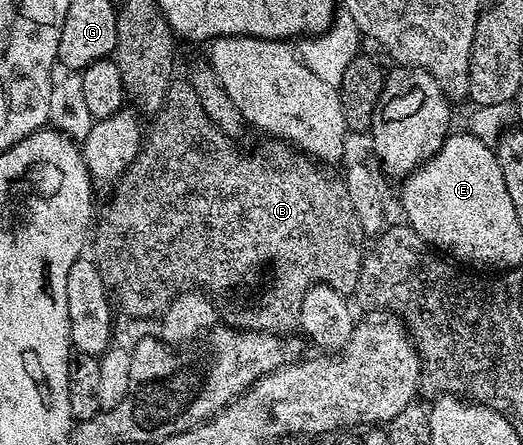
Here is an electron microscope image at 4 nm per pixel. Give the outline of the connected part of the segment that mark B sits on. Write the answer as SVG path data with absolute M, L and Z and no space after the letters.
M174 83L174 84L172 84L172 85L170 85L170 87L169 87L169 94L168 94L168 95L167 95L167 96L165 96L165 107L164 107L164 109L162 109L162 110L161 110L161 112L160 112L160 113L158 113L158 114L156 114L156 117L155 117L155 120L154 120L154 121L157 121L157 122L155 122L155 123L154 123L154 125L153 125L153 130L151 130L151 131L150 131L150 133L149 133L149 130L148 130L148 133L147 133L147 136L146 136L146 137L145 137L145 138L144 138L144 141L143 141L143 144L142 144L142 146L141 146L141 150L140 150L140 151L139 151L139 152L137 152L137 158L135 158L135 160L134 160L134 161L133 161L133 162L132 162L132 163L131 163L131 164L130 164L130 165L129 165L129 166L128 166L128 167L127 167L127 171L126 171L126 172L125 172L125 173L124 173L124 174L123 174L123 175L122 175L122 177L121 177L121 178L119 178L119 180L117 180L117 183L116 183L116 185L114 185L114 186L112 186L112 189L111 189L111 193L113 193L113 198L111 198L111 199L110 199L110 201L109 201L109 206L107 206L107 207L106 207L106 209L105 209L105 210L103 210L103 211L102 211L102 213L101 213L101 210L100 210L100 213L99 213L99 216L98 216L98 217L97 217L97 218L96 218L96 221L95 221L95 233L96 233L96 229L97 229L97 254L95 254L95 260L96 260L96 262L97 262L97 266L99 266L99 268L101 268L101 273L102 273L102 274L103 274L103 276L104 276L104 277L105 277L105 283L106 283L106 285L108 285L108 286L109 286L109 288L110 288L110 290L111 290L111 293L112 293L112 296L113 296L113 297L114 297L114 298L115 298L115 301L116 301L116 304L117 304L117 305L118 305L118 306L119 306L119 309L120 309L120 305L119 305L119 304L121 304L121 309L122 309L122 311L123 311L123 312L125 312L125 313L126 313L126 315L127 315L127 316L129 316L129 317L153 317L153 316L155 316L155 317L154 317L154 318L156 318L156 317L157 317L157 316L158 316L158 315L161 315L161 314L164 314L164 312L165 312L165 309L166 309L166 307L168 307L168 306L169 306L169 305L170 305L170 304L171 304L171 302L172 302L172 301L173 301L173 298L174 298L174 297L176 297L176 295L177 295L177 294L179 294L179 293L181 293L181 292L182 292L182 290L184 290L184 289L185 289L185 288L186 288L186 287L196 287L196 288L197 288L197 289L198 289L198 290L201 290L201 291L204 291L204 292L205 292L205 293L206 293L206 294L209 294L209 295L212 295L212 296L213 296L213 297L214 297L214 298L215 298L215 301L216 301L216 304L217 304L217 305L218 305L218 306L219 306L219 309L220 309L220 312L221 312L221 313L222 313L222 314L224 314L224 312L225 312L225 313L226 313L226 315L227 315L227 316L229 316L229 317L233 317L233 321L232 321L232 320L231 320L231 325L232 325L232 328L235 328L235 329L244 329L244 330L246 330L246 331L256 331L256 332L259 332L259 333L275 333L275 334L278 334L278 335L286 335L286 334L285 334L285 333L289 333L289 332L291 332L291 331L292 331L292 329L293 329L293 328L294 328L294 329L295 329L295 330L296 330L296 329L297 329L297 328L298 328L298 326L300 326L300 323L301 323L301 321L300 321L300 308L301 308L301 307L302 307L302 306L303 306L303 299L304 299L304 296L305 296L305 295L307 295L307 293L308 293L308 291L309 291L309 289L310 289L310 288L312 288L312 287L313 287L313 286L314 286L314 285L316 285L316 284L318 284L318 283L320 283L320 284L322 284L322 285L326 285L326 286L329 286L329 287L331 287L331 288L334 288L334 289L335 289L335 291L337 291L337 292L339 292L339 293L341 293L341 294L344 294L344 295L349 295L349 294L352 294L352 293L353 293L353 292L354 292L354 290L356 290L356 288L357 288L357 284L358 284L358 283L359 283L359 275L360 275L360 274L361 274L361 264L362 264L362 263L363 263L363 262L365 262L365 254L366 254L366 252L367 252L367 238L366 238L366 235L365 235L365 232L364 232L364 231L363 231L363 227L359 227L359 219L358 219L358 217L357 217L357 216L355 216L355 207L354 207L354 206L353 206L353 205L352 205L352 203L351 203L351 195L347 195L347 187L346 187L346 186L345 186L345 183L344 183L344 180L342 180L342 178L341 178L341 177L340 177L340 176L337 176L337 177L328 177L328 175L327 175L327 174L325 174L325 173L324 173L324 171L323 171L323 170L321 170L321 169L324 169L324 168L322 168L322 166L321 166L321 165L320 165L320 164L318 164L318 162L317 162L317 161L316 161L316 160L313 160L313 159L310 159L310 158L309 158L309 157L308 157L308 156L306 156L306 154L304 154L304 153L302 153L302 152L300 152L300 151L289 151L289 152L293 152L293 153L285 153L285 154L283 154L283 155L282 155L282 157L248 157L248 155L247 155L247 154L245 154L245 153L240 153L240 151L239 151L239 150L237 150L237 149L236 149L236 147L235 147L235 146L233 146L233 145L236 145L236 144L235 144L235 141L234 141L234 138L231 138L231 137L228 137L228 136L227 136L227 135L223 135L223 131L219 131L219 127L215 127L215 123L211 123L211 119L207 119L207 111L203 111L203 103L199 103L199 95L195 95L195 91L194 91L194 90L193 90L193 89L192 89L192 87L191 87L191 86L190 86L190 85L188 85L188 84L187 84L187 83L181 83L181 85L180 85L180 83Z

